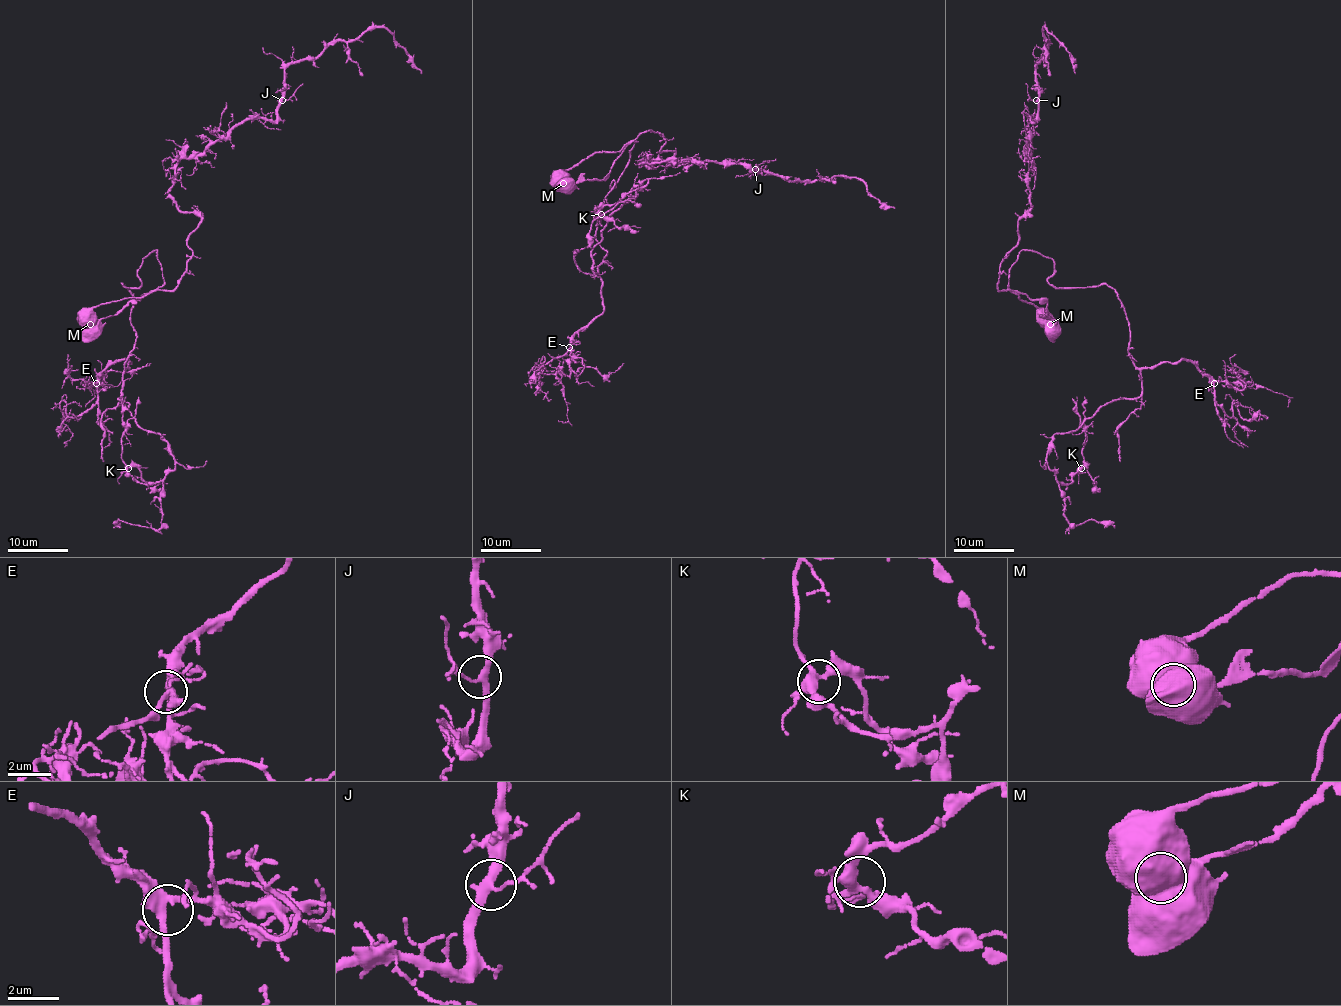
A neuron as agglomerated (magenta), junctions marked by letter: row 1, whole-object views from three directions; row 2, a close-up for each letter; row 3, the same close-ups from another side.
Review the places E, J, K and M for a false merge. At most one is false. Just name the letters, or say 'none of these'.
M

